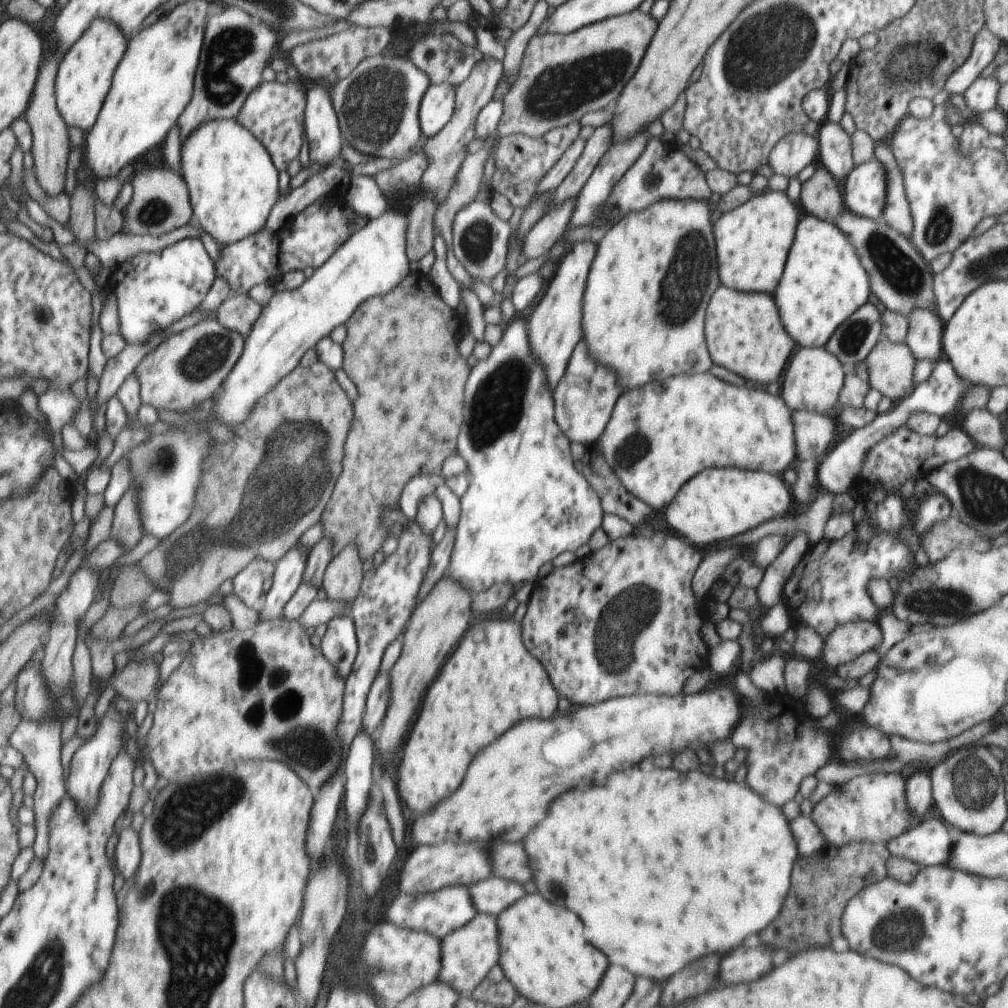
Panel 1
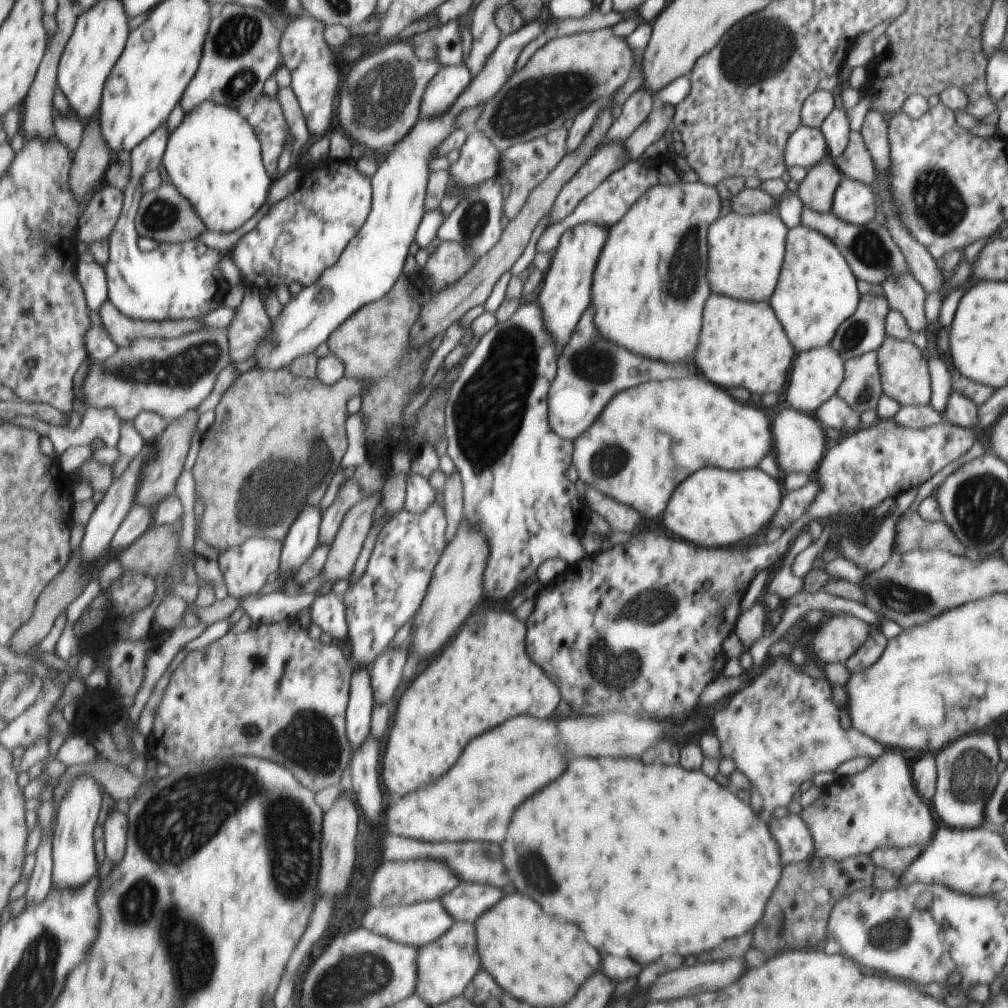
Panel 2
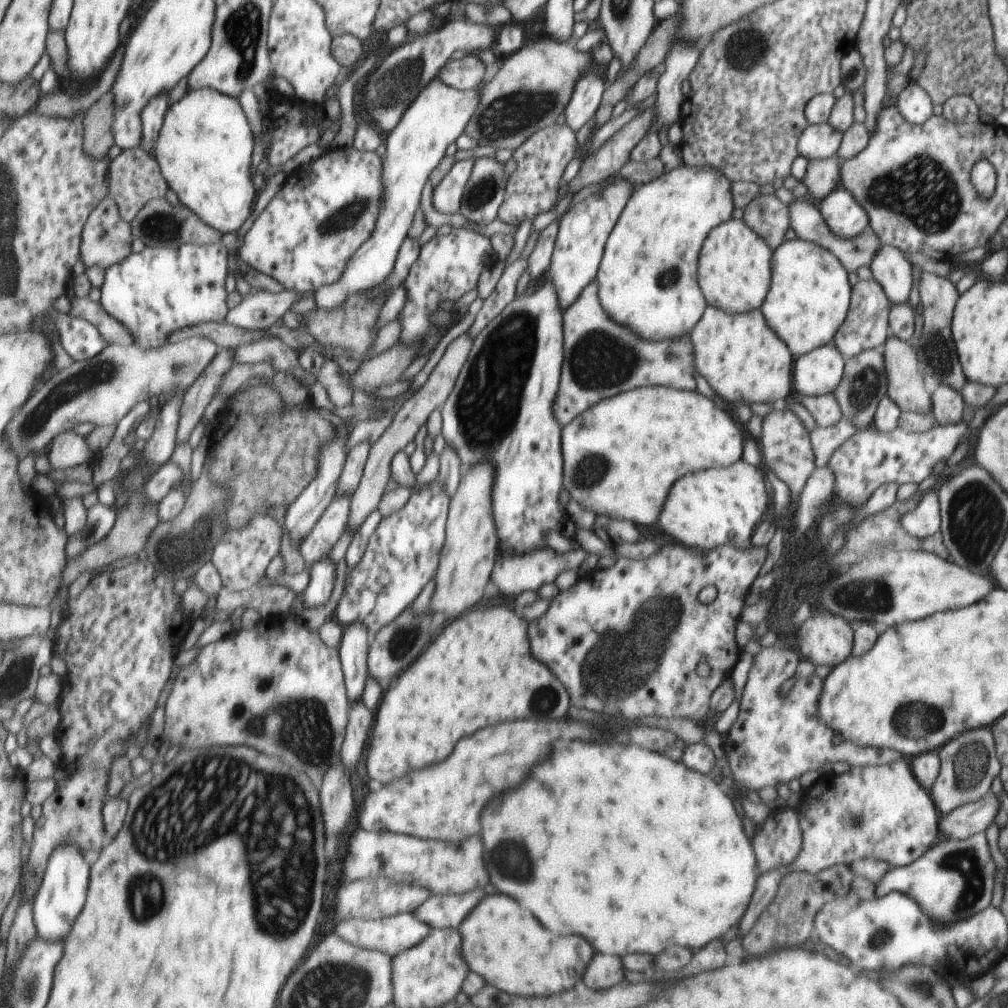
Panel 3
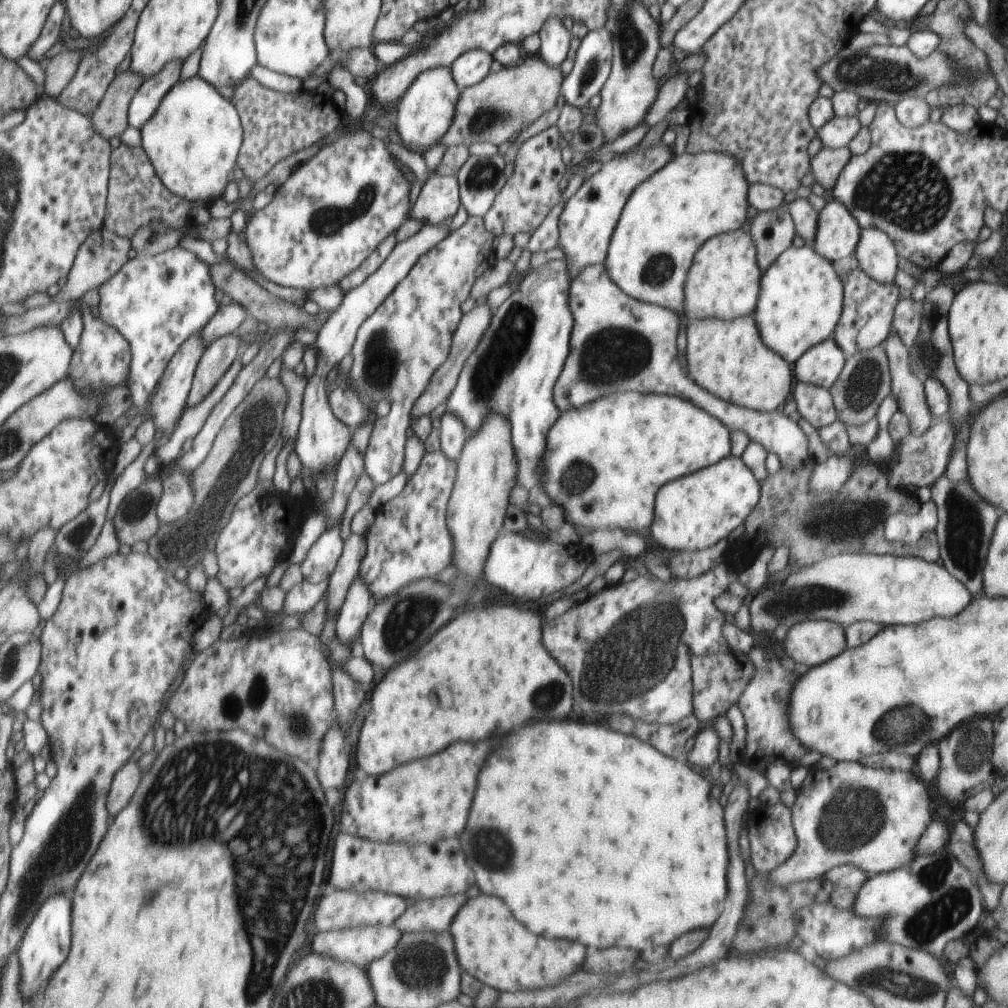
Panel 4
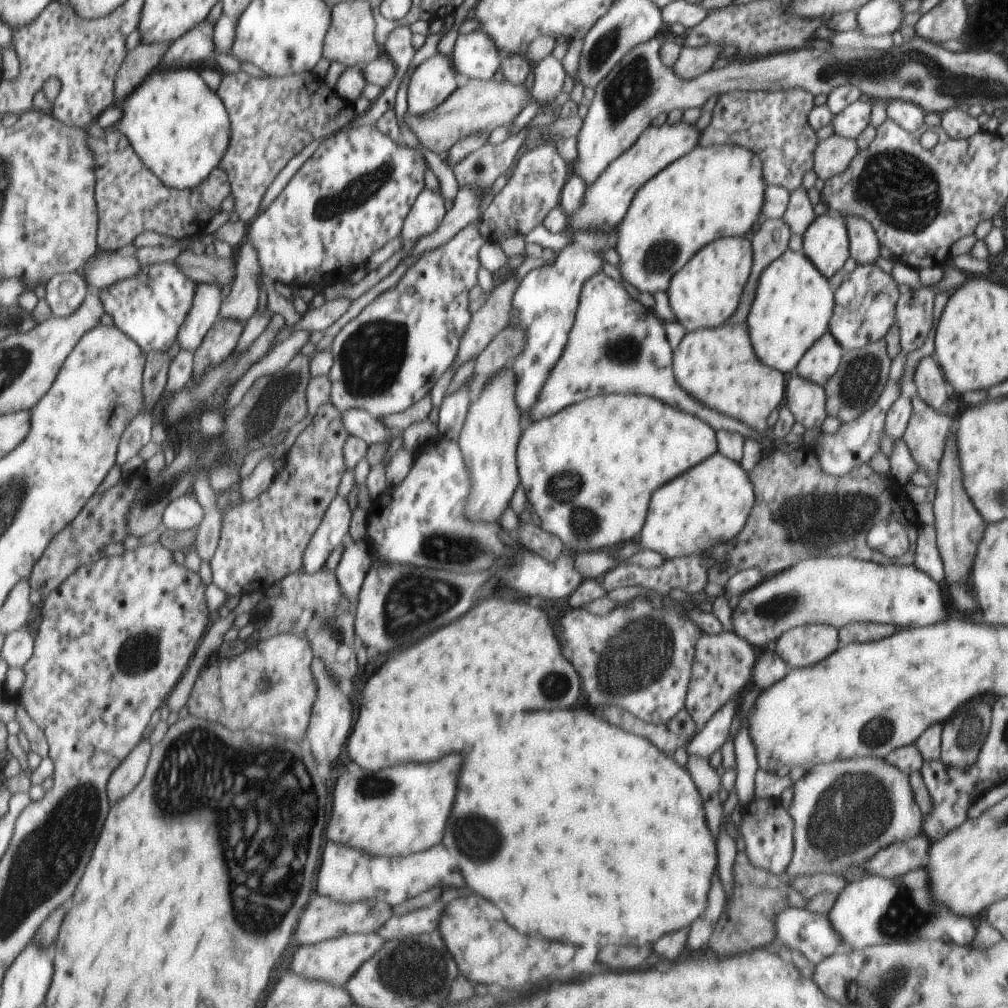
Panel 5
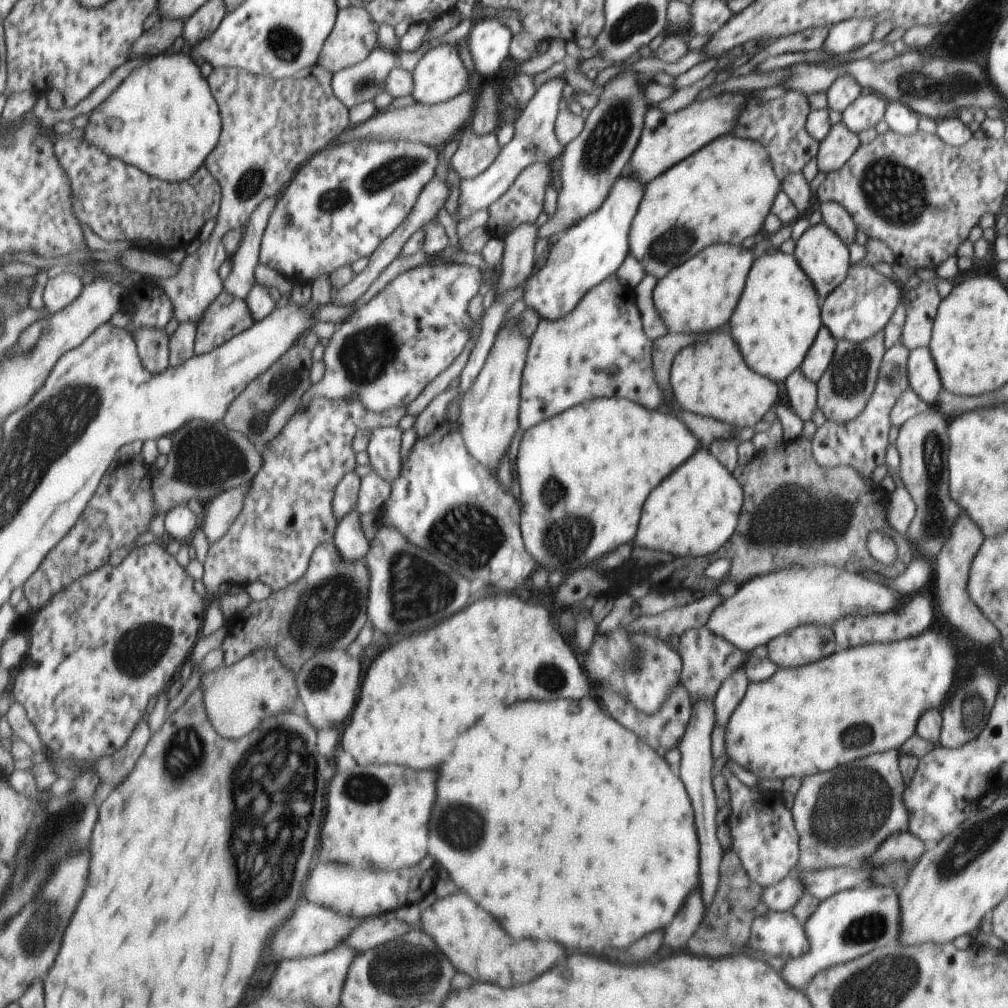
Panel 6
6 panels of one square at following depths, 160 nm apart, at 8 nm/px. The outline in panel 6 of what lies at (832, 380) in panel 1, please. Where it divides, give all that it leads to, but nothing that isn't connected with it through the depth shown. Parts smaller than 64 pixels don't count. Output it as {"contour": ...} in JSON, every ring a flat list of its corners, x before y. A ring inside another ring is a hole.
{"contour":[[820,328,812,346,808,348,808,352,801,363,800,371,803,376,814,383,820,379,820,376,829,366,833,350,835,350,835,340,831,338,832,333,827,332,827,329]]}

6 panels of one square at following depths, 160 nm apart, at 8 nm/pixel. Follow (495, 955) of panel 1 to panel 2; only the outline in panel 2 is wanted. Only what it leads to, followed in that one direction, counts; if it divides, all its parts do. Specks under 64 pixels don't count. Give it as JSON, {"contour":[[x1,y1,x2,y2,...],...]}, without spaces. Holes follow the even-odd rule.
{"contour":[[456,922,439,938,419,948,415,993,429,1007,462,994,465,985,481,970,477,937,472,923]]}

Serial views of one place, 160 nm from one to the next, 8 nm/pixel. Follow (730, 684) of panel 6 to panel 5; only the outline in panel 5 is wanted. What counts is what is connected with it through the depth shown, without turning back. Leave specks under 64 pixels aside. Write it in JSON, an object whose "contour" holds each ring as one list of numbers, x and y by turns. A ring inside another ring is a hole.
{"contour":[[737,696,726,700,715,712,709,717,705,726,688,740,685,753,689,755,709,757,715,750,728,738,729,724,733,720,738,708,739,699]]}

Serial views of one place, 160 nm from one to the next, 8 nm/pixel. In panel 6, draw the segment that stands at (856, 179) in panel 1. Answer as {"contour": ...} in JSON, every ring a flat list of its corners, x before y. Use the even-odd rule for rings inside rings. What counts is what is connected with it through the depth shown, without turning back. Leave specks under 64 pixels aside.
{"contour":[[821,222,804,230,794,243,792,255,805,274,809,275,809,280,823,300,843,282,850,266,846,245,832,229]]}

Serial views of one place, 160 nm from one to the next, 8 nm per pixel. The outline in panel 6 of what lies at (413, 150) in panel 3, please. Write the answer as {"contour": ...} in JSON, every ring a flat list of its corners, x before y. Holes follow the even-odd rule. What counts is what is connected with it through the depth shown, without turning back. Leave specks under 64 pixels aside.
{"contour":[[440,43,424,52,415,64,412,71,413,90,410,95,421,104,444,103,461,94,465,80,467,80,467,70,463,68,463,64,457,56,457,45]]}

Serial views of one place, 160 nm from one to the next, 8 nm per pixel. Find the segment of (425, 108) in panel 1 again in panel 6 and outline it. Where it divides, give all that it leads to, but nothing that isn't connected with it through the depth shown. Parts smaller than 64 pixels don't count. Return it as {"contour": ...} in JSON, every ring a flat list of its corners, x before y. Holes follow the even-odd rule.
{"contour":[[496,18,481,19,466,36,473,64,482,78,493,74,507,56,513,35]]}

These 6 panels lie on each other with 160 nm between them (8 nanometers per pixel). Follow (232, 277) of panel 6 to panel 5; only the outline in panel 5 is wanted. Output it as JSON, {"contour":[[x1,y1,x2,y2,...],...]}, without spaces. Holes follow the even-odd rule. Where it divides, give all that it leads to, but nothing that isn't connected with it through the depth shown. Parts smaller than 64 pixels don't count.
{"contour":[[248,239,235,251,235,257,236,277,224,298,220,316,245,324,257,312,263,274,258,250]]}

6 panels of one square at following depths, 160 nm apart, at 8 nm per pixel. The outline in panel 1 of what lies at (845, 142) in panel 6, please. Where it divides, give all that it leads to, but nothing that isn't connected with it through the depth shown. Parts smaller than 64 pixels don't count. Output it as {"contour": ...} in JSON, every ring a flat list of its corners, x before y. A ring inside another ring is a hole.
{"contour":[[817,168,800,184,799,208,807,215,833,221,843,208,837,181,824,168]]}

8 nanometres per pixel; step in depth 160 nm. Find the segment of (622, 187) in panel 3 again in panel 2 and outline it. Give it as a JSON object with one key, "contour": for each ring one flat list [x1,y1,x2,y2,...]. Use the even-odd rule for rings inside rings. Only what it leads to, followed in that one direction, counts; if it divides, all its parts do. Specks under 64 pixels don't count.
{"contour":[[600,224,575,225,560,234,558,245,551,252,548,269,545,270,543,284,537,294,537,304,543,309,545,326,559,349,571,338,580,316,591,302,592,275,608,240,608,230]]}

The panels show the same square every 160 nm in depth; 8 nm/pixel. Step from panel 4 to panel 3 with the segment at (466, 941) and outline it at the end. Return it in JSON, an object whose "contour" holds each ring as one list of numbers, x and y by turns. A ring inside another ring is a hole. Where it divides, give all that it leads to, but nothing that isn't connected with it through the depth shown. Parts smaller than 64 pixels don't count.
{"contour":[[489,894,489,896,482,898,463,917,463,920,459,923,457,930,461,933,462,956,468,965,468,970,478,974,486,982,486,984,495,987,497,990,506,992,511,997,549,996,549,994,557,994,557,992,569,990,569,988,571,988,571,986,573,986,573,984,575,984,575,982,581,978,581,974,583,974,583,968,587,966,587,962,589,962,589,958,591,958,591,948,589,948,589,944,587,944,583,938,579,938,579,936,553,936,551,932,543,930,543,928,539,926,539,922,537,922,537,920,535,920,535,918,533,918,529,912,521,910,521,908,519,908,519,904,517,904,515,900,511,900,511,898,503,896,503,894]]}

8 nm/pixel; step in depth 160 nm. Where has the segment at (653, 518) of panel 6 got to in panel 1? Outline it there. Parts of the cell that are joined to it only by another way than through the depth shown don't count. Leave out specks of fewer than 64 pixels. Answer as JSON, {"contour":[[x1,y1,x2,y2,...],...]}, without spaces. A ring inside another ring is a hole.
{"contour":[[731,467,705,468,701,476,693,476,693,480,666,504,663,518,667,526,689,544,709,546,737,534,743,535,765,520,776,519,787,510,789,502,787,486,771,473]]}

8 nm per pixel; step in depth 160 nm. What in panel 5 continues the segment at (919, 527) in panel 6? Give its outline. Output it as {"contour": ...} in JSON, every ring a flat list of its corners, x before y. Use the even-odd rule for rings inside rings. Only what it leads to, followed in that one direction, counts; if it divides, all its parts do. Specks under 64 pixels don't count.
{"contour":[[919,397,910,400,911,410,901,440,907,447,911,460,917,464,917,471,923,471,935,481,948,444,951,418,943,410,935,412]]}

